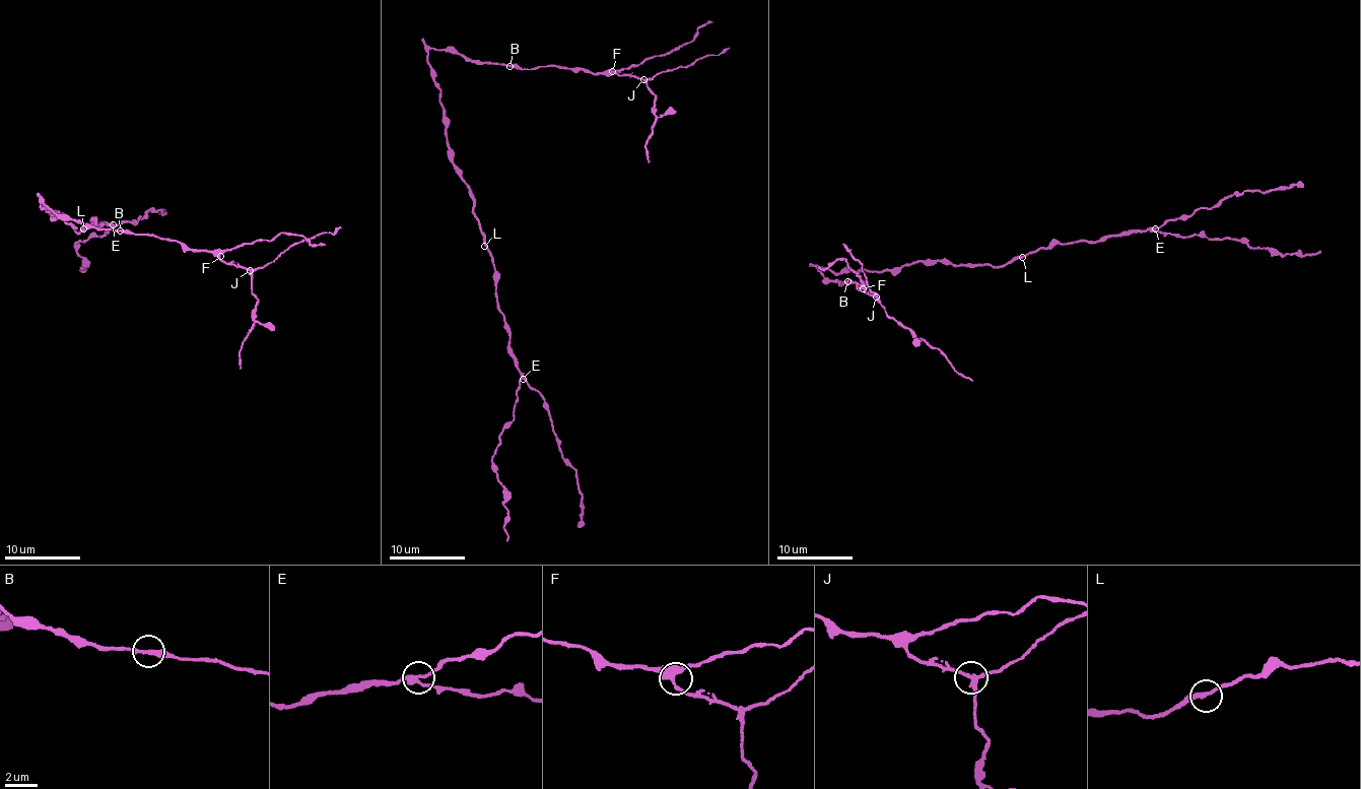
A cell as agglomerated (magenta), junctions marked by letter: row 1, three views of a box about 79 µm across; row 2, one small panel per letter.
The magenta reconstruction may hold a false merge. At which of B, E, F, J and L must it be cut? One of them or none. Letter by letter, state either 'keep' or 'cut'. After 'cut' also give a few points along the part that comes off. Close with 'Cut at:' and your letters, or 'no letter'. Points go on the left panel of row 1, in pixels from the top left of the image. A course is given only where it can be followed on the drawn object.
B: keep
E: keep
F: keep
J: cut; foreign part runs (250, 271), (251, 291), (258, 301), (254, 324), (240, 351), (241, 369)
L: keep
Cut at: J

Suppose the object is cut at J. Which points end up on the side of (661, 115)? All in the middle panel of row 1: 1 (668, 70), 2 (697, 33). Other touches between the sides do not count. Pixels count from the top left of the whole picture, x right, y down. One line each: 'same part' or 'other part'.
1: same part
2: other part

